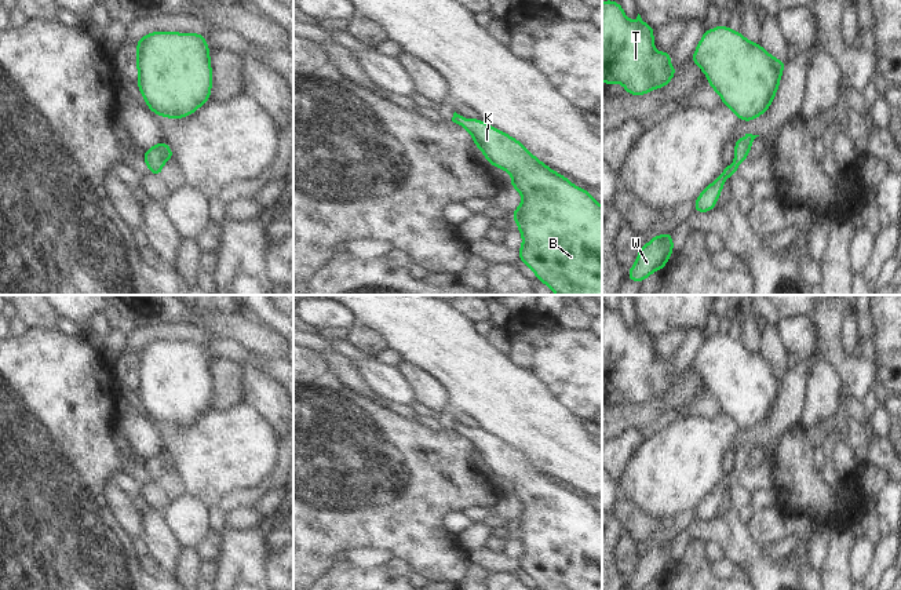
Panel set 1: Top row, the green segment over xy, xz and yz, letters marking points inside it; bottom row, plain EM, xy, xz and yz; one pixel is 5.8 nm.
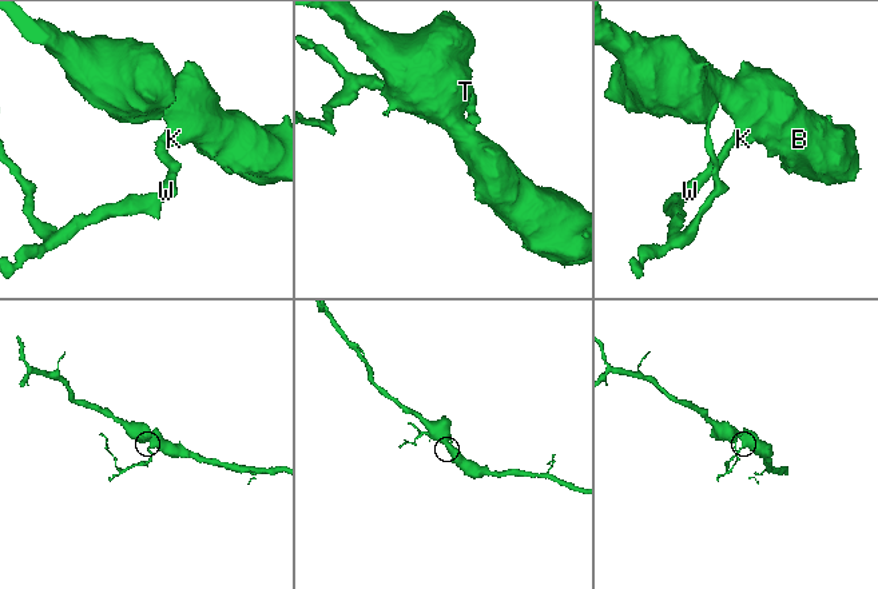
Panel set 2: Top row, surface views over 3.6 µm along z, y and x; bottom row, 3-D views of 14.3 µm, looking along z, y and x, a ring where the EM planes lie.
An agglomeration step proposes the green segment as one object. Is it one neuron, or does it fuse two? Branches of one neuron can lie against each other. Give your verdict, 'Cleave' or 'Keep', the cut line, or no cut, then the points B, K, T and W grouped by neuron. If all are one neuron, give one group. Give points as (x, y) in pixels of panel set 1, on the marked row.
Keep. No split. Groups: B K T W

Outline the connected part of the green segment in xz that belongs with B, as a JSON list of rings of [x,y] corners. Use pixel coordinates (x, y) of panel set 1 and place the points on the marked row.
[[[455,112],[452,121],[473,135],[474,145],[489,164],[512,175],[507,185],[515,187],[524,199],[512,211],[524,241],[518,250],[519,261],[555,295],[602,295],[602,207],[591,193],[548,168],[518,139],[482,120],[468,120]]]

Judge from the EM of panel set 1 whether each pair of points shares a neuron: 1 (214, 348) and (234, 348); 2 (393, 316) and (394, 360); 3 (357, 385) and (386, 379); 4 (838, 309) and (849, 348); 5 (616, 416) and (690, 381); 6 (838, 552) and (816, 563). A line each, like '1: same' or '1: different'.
1: same
2: different
3: different
4: different
5: same
6: different

